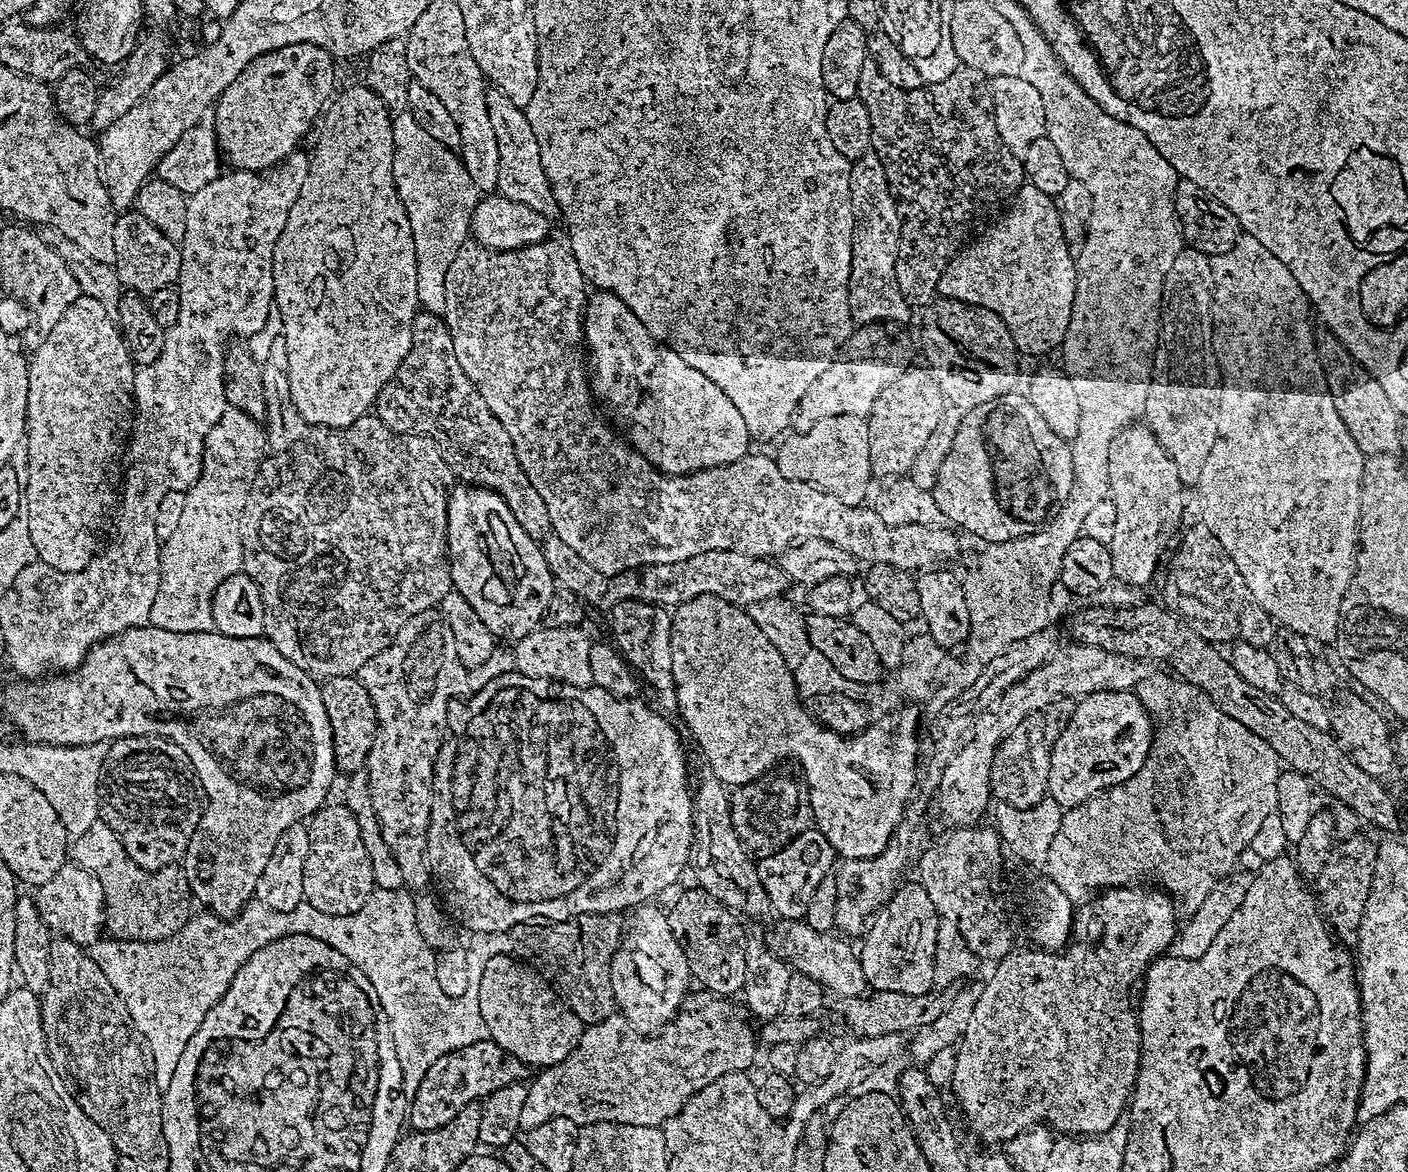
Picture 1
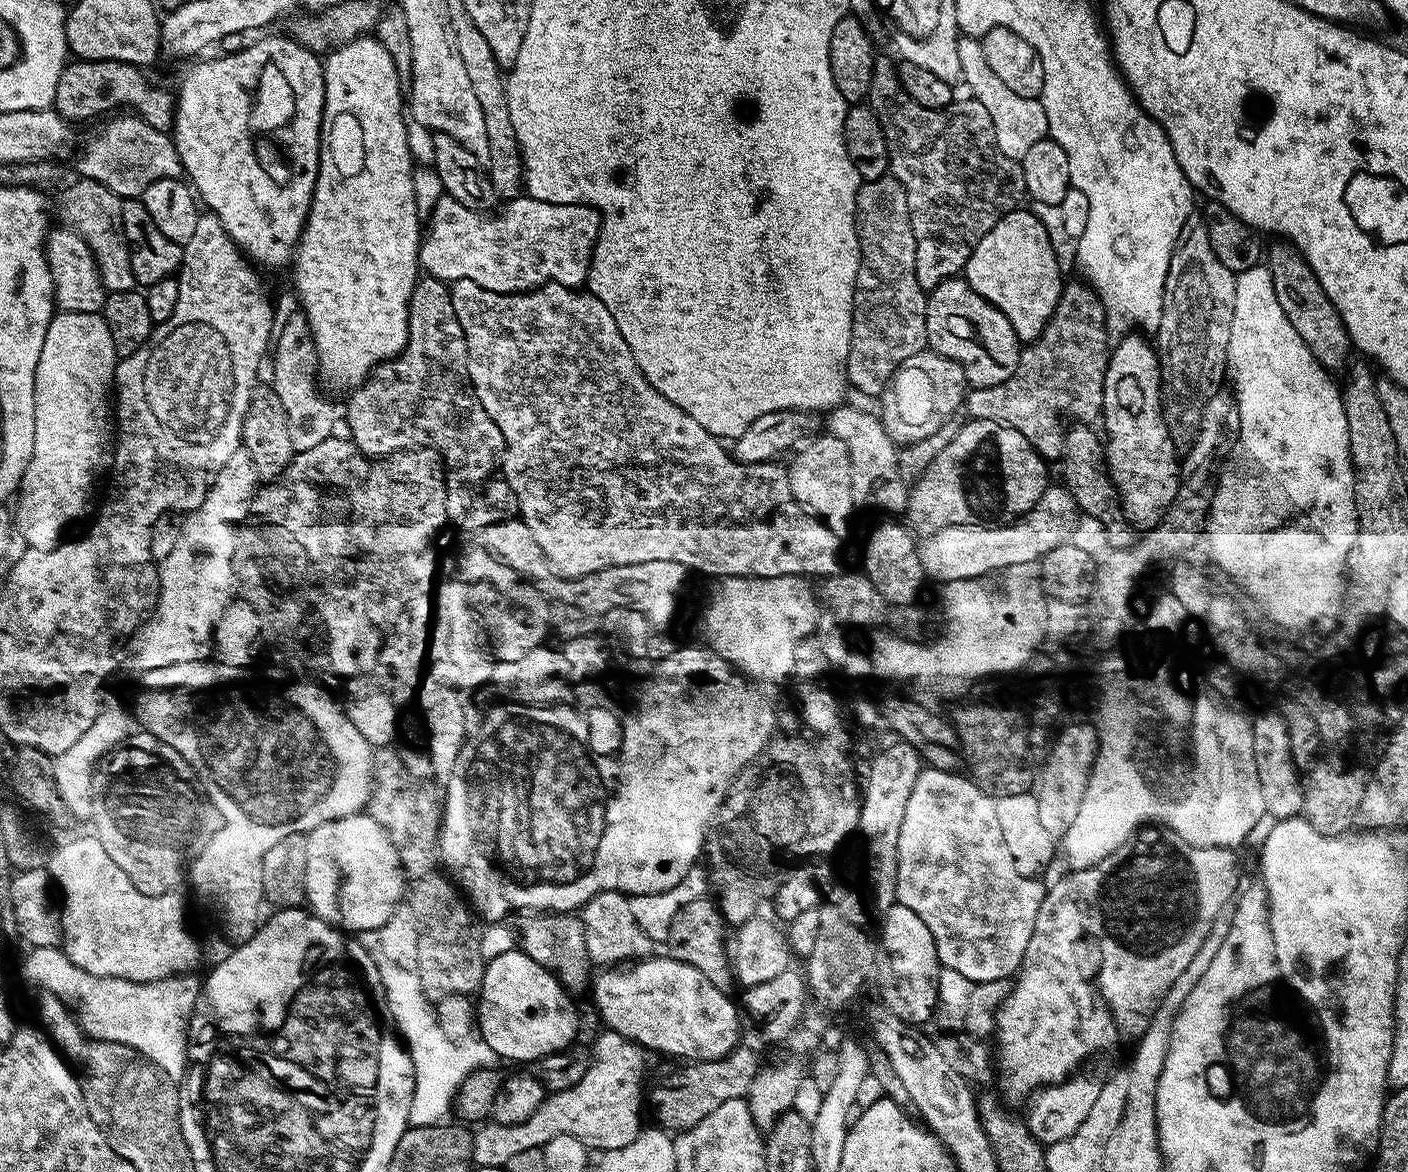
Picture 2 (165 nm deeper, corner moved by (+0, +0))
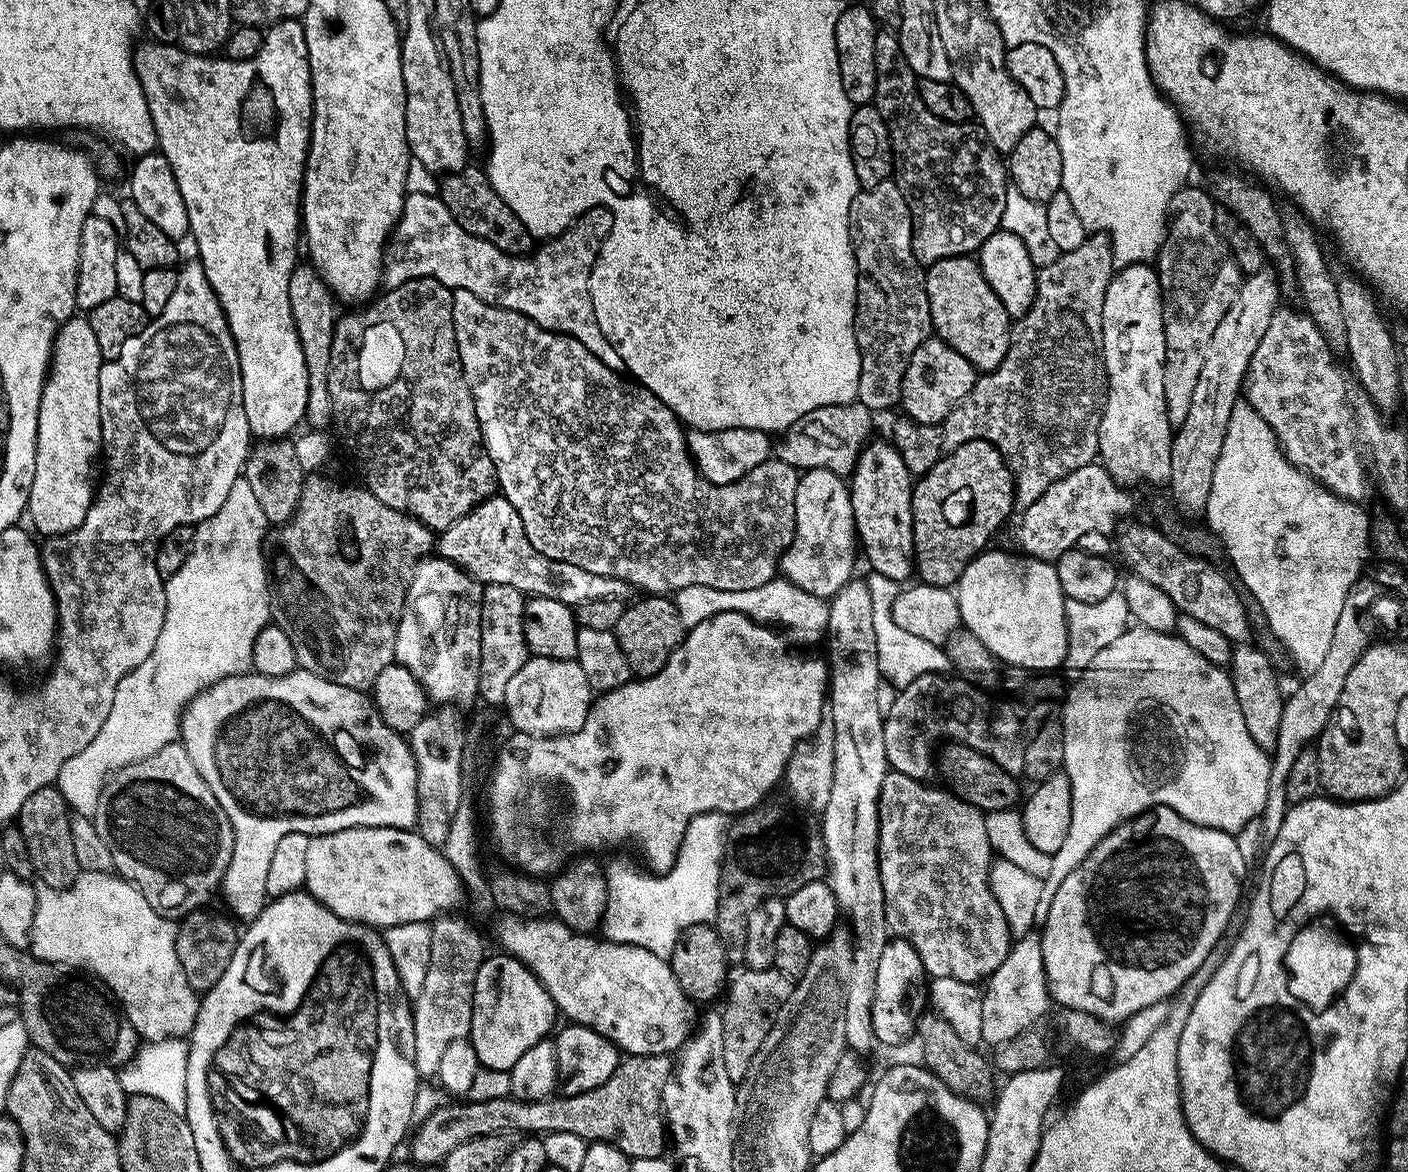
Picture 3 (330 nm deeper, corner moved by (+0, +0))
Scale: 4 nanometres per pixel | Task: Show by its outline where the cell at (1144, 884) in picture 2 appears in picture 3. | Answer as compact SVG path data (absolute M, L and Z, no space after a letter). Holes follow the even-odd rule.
M1149 808L1141 816L1133 816L1131 820L1125 820L1118 825L1086 858L1077 868L1066 874L1066 882L1058 886L1054 898L1050 902L1050 914L1046 914L1046 922L1042 925L1039 933L1042 942L1042 958L1044 969L1048 979L1048 995L1057 1005L1086 1011L1087 1014L1097 1016L1105 1022L1119 1020L1125 1022L1138 1010L1145 1009L1155 1003L1162 1003L1173 997L1180 989L1188 983L1198 966L1208 964L1208 955L1216 948L1216 943L1224 936L1236 907L1240 904L1240 872L1236 869L1245 863L1241 851L1238 850L1238 842L1235 835L1223 832L1217 828L1207 828L1201 824L1190 822L1182 818L1173 808Z

